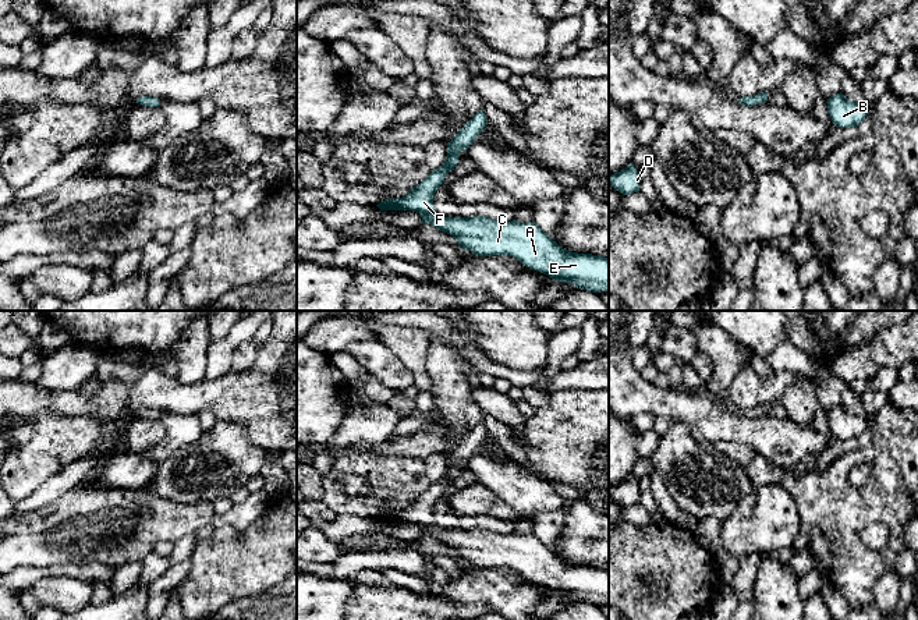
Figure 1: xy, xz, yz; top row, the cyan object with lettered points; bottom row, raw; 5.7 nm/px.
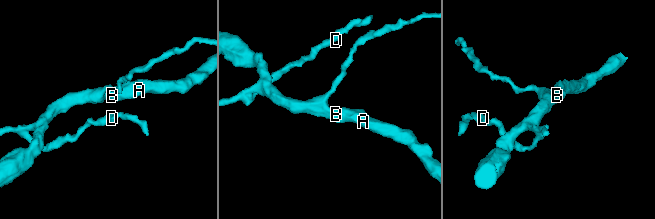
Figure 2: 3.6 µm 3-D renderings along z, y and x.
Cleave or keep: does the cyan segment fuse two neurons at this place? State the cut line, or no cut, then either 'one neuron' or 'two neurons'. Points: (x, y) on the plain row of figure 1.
no cut | one neuron

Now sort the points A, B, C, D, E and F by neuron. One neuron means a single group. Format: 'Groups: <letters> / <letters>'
Groups: A B C D E F

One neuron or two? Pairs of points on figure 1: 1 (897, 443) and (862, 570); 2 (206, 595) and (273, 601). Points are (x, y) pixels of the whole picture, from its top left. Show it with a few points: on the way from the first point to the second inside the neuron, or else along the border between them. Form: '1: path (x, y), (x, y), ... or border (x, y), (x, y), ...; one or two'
1: path (896, 475), (851, 521), (851, 538); one
2: border (269, 588), (254, 595), (238, 597), (224, 605); two

